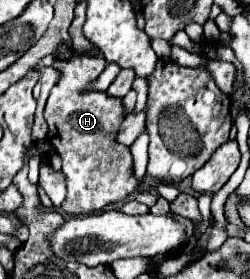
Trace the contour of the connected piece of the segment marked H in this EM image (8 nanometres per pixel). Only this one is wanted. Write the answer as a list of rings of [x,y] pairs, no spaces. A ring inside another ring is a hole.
[[[73,55],[69,61],[55,63],[61,71],[61,81],[51,89],[45,105],[45,121],[51,131],[51,143],[63,159],[67,177],[67,197],[61,207],[67,215],[91,215],[111,203],[125,201],[139,189],[139,179],[133,171],[133,157],[127,145],[117,141],[119,127],[127,117],[125,105],[119,97],[105,95],[105,91],[81,91],[97,81],[107,67],[103,55],[79,57]]]

